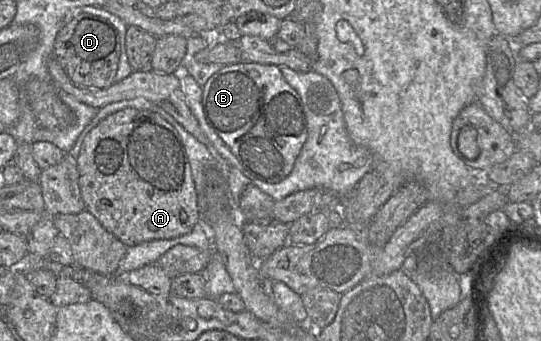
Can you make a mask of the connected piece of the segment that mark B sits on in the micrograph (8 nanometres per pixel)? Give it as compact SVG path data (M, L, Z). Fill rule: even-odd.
M239 62L222 66L214 73L202 87L202 110L206 124L224 141L236 157L239 168L250 179L258 179L267 183L283 180L293 169L295 161L307 139L307 125L303 102L298 93L285 81L279 67L273 64L259 64L253 62Z

